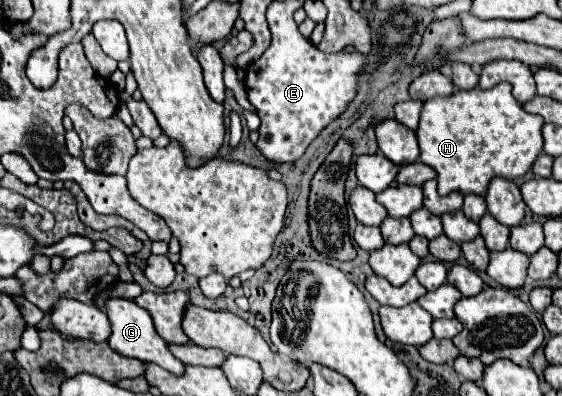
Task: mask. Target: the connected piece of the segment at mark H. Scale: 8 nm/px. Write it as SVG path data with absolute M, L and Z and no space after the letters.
M507 82L491 90L457 90L447 98L431 98L423 104L417 128L421 162L437 172L437 192L485 194L491 178L519 178L531 170L535 158L543 150L541 116L527 114L512 96Z

